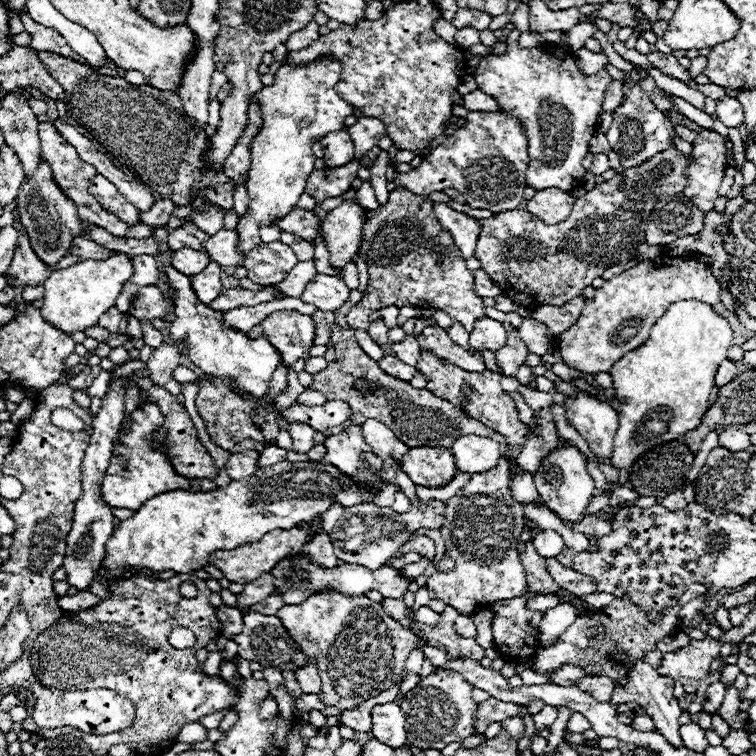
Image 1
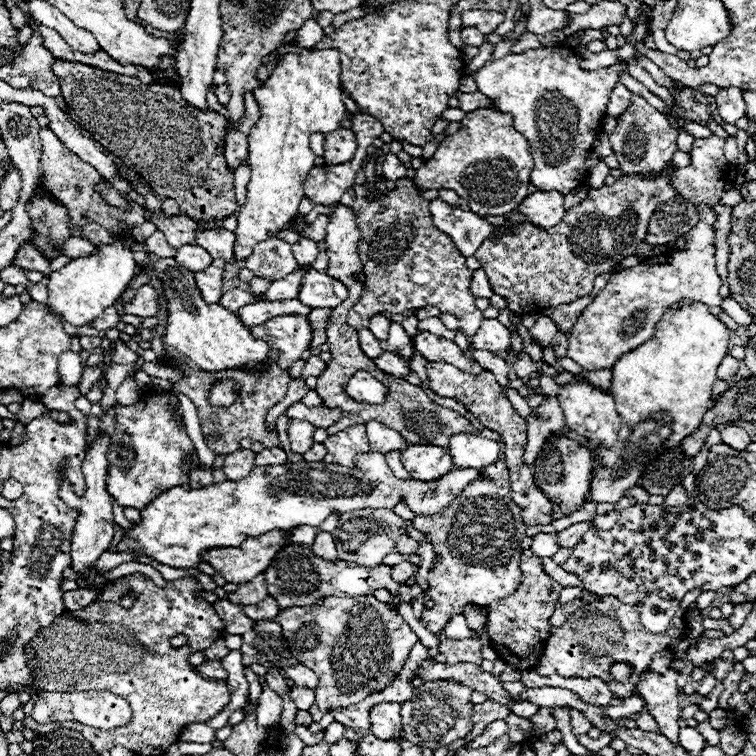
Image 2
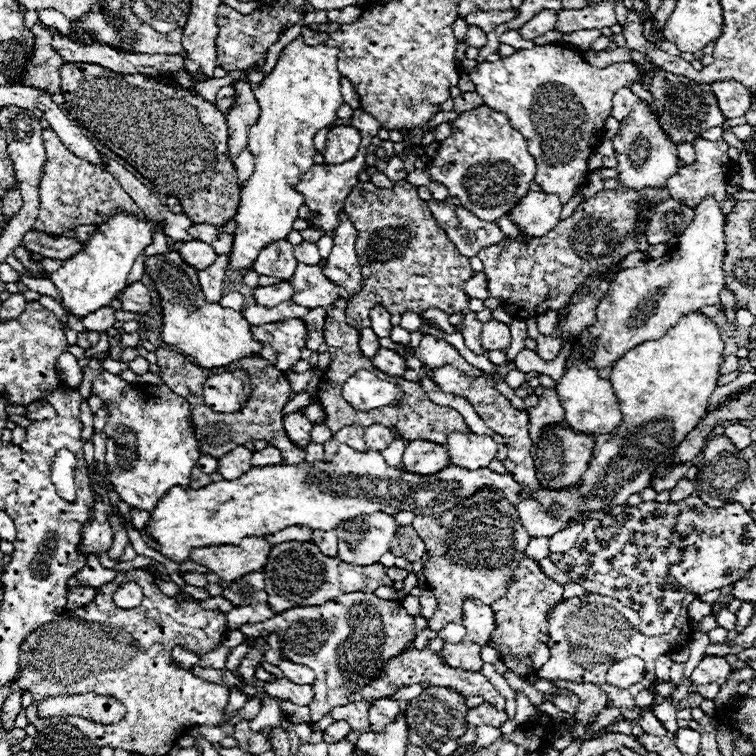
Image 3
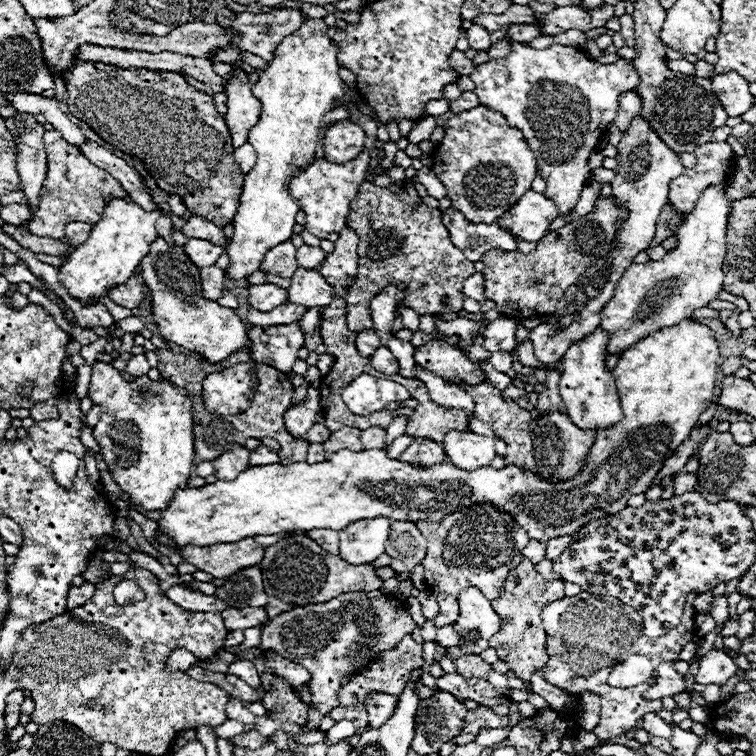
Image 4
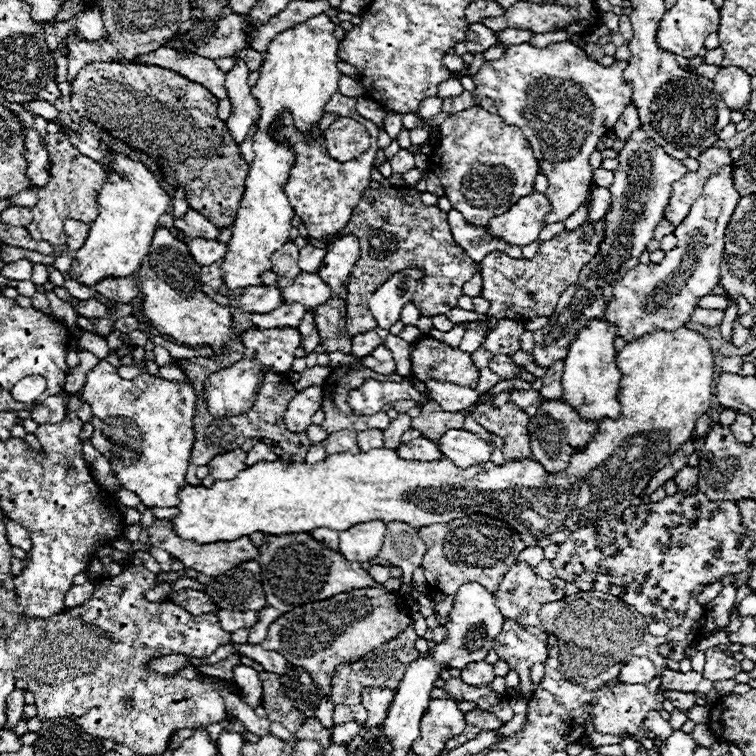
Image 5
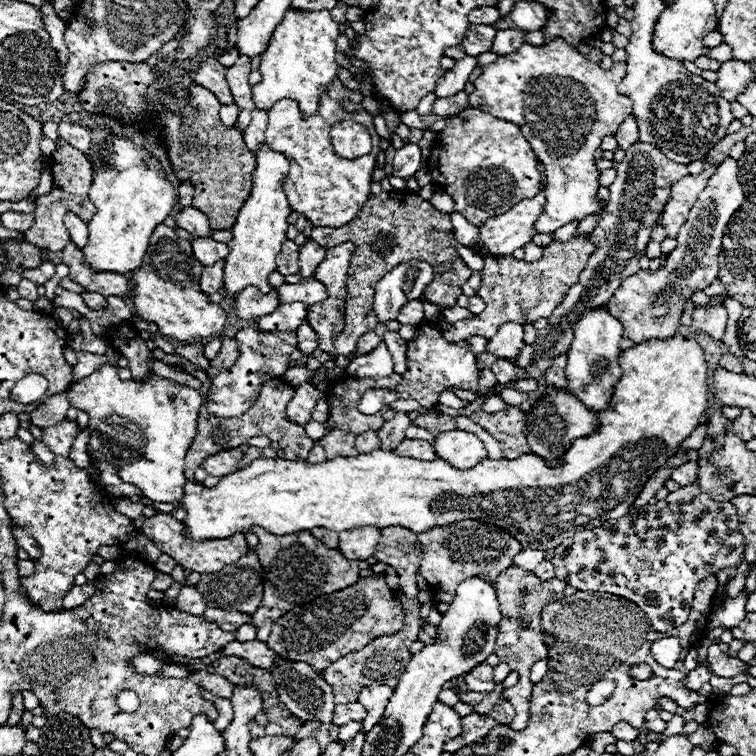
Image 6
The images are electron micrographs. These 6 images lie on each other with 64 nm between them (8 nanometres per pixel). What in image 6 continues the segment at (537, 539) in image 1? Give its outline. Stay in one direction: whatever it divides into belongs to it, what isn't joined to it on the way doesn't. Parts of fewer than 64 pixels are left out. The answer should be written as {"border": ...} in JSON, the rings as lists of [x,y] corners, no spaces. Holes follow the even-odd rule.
{"border":[[[522,550],[520,554],[514,556],[514,566],[532,572],[542,560],[544,560],[544,552],[538,552],[538,550]]]}

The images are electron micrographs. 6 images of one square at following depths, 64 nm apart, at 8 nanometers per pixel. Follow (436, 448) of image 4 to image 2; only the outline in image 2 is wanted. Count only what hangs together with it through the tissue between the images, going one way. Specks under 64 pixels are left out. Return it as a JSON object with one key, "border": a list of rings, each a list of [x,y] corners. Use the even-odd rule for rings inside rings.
{"border":[[[408,444],[402,452],[402,464],[416,480],[438,480],[454,468],[448,448],[430,444]]]}

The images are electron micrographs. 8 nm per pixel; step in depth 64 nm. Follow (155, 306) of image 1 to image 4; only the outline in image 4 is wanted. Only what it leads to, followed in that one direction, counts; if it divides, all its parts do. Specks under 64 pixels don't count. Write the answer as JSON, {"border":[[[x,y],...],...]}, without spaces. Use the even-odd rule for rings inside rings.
{"border":[[[136,276],[126,280],[126,284],[120,284],[116,288],[108,290],[108,298],[124,308],[138,308],[138,304],[144,300],[144,286],[138,282]]]}

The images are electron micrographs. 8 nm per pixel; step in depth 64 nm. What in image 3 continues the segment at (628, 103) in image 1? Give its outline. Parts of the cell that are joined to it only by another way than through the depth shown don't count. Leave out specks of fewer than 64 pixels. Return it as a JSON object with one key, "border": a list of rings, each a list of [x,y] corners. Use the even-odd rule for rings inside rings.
{"border":[[[640,100],[632,108],[630,116],[622,122],[620,132],[612,142],[614,142],[614,150],[616,150],[616,160],[618,160],[616,182],[622,188],[630,188],[636,192],[642,192],[644,188],[664,188],[666,180],[670,176],[678,174],[678,170],[680,170],[676,146],[664,136],[662,128],[654,120],[654,116],[644,100]]]}

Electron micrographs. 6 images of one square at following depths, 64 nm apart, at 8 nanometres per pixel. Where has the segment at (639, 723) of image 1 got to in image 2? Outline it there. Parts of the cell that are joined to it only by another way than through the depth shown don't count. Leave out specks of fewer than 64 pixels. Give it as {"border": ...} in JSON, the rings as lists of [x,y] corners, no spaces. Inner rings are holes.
{"border":[[[642,712],[638,718],[636,718],[636,724],[640,730],[644,732],[654,732],[654,734],[662,734],[660,728],[658,728],[658,722],[648,714],[648,712]]]}

